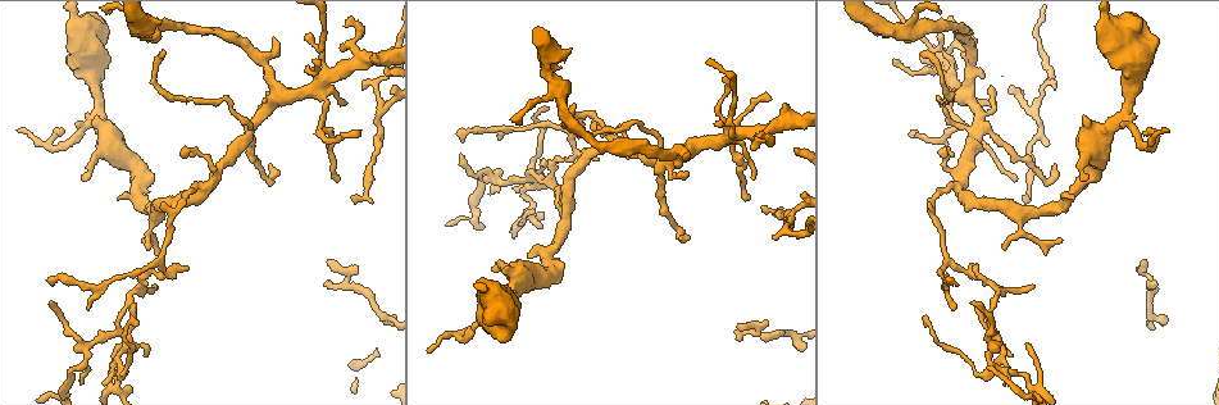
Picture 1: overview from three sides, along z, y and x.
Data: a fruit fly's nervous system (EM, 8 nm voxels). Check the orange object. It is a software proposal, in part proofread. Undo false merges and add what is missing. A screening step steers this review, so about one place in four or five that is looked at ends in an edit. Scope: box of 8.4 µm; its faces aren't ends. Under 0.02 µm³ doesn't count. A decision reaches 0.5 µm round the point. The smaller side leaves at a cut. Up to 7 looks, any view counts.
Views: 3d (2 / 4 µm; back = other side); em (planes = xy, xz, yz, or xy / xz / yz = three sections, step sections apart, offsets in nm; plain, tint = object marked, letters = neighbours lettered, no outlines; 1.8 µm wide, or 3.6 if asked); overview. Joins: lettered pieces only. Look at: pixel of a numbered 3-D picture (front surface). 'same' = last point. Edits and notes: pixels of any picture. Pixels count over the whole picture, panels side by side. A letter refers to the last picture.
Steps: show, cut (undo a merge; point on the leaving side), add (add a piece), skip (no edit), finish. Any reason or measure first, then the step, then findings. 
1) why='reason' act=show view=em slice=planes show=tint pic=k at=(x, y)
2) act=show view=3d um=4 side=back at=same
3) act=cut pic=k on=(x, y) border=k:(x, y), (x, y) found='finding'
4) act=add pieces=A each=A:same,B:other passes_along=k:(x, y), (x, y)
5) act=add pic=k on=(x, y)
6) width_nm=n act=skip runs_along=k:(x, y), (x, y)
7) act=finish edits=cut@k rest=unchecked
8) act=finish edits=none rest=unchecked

why='four arms meet' act=show view=3d um=2 pic=1 at=(722, 137)

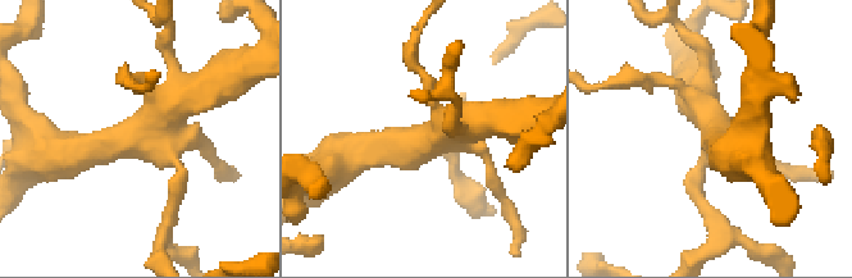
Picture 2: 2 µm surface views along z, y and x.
act=show view=em slice=planes show=tint pic=2 at=(426, 141)

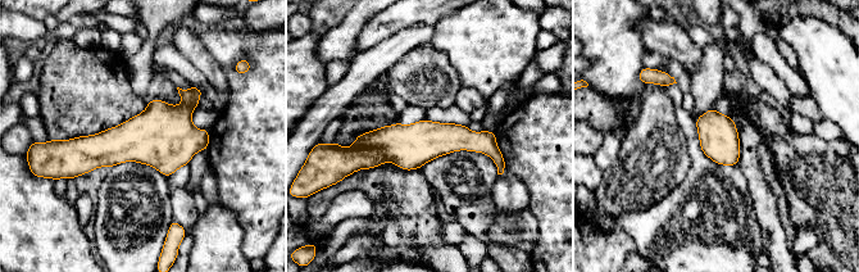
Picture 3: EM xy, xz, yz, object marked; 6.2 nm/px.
why='see the neighbours' act=show view=em slice=planes show=letters at=same

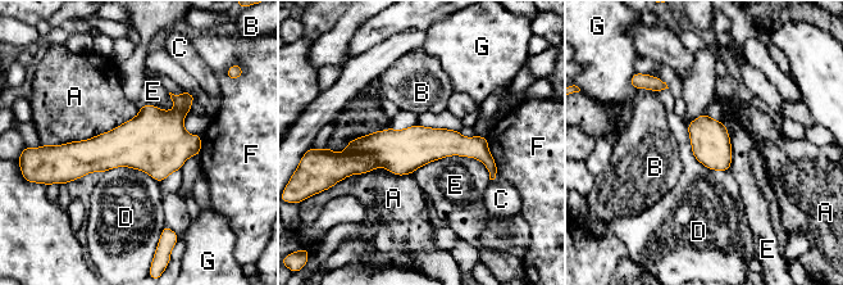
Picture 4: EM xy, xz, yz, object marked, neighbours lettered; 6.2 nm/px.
longest_contact=A:650nm act=skip each=A:other,B:other,C:other,D:other,E:other,F:other,G:other border=4:(413, 173), (465, 155), (490, 179) found='all the same neuron'

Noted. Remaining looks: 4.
why='free end' act=show view=em slice=planes show=letters pic=1 at=(557, 187)

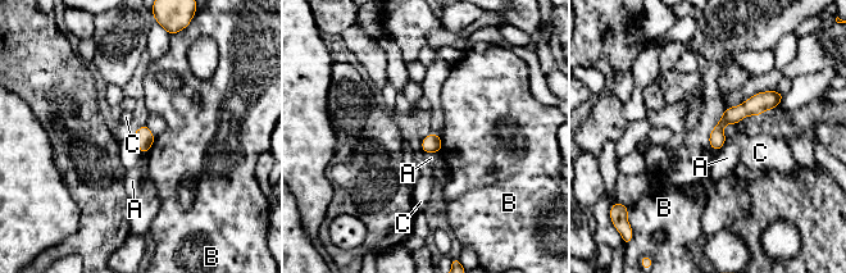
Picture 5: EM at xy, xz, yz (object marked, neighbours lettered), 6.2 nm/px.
longest_contact=C:120nm act=skip each=A:other,B:other,C:other border=5:(736, 123), (724, 126), (726, 139) found='none of them fits'

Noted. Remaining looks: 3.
why='side arm on a straight run' act=show view=em slice=planes show=tint pic=1 at=(120, 328)

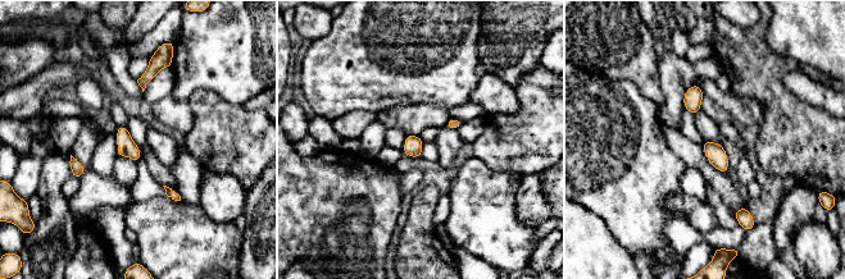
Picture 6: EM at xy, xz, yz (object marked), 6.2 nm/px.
why='see the neighbours' act=show view=em slice=planes show=letters at=same

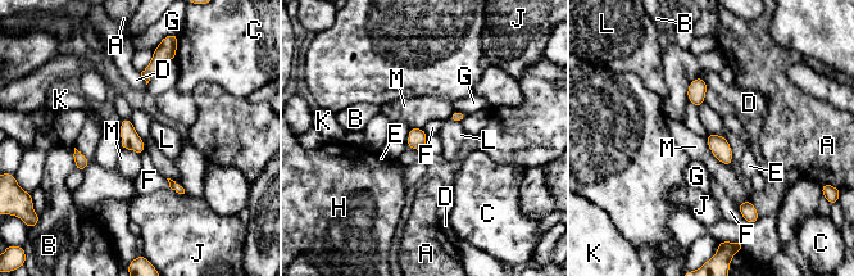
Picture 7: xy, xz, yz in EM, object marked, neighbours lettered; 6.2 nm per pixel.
act=skip each=A:other,B:other,C:other,D:other,E:other,F:other,G:other,H:other,J:other,K:other,L:other,M:other border=7:(736, 204), (743, 217) found='continuous, no second neuron'

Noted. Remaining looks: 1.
act=finish edits=none rest=unchecked

